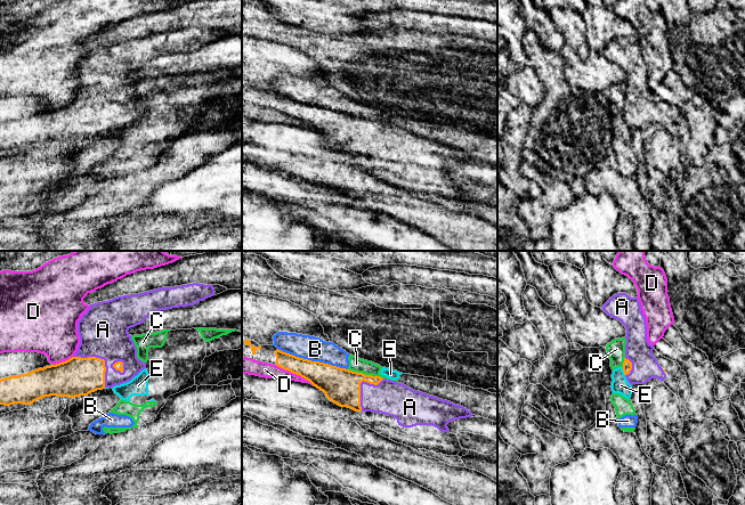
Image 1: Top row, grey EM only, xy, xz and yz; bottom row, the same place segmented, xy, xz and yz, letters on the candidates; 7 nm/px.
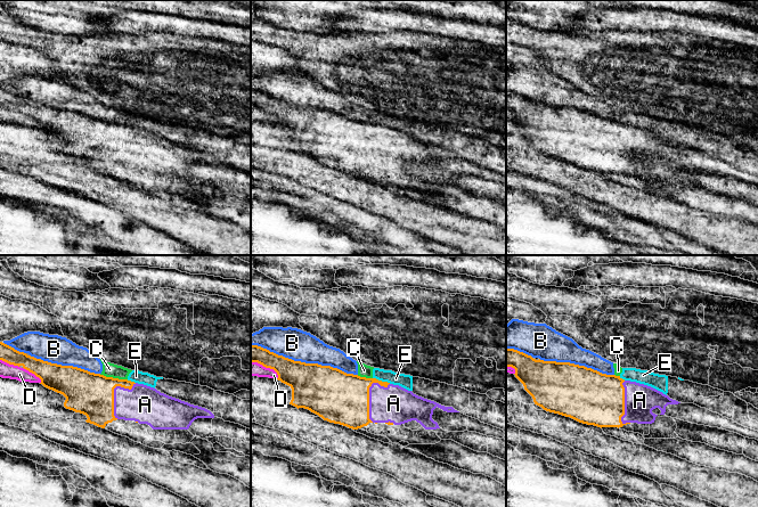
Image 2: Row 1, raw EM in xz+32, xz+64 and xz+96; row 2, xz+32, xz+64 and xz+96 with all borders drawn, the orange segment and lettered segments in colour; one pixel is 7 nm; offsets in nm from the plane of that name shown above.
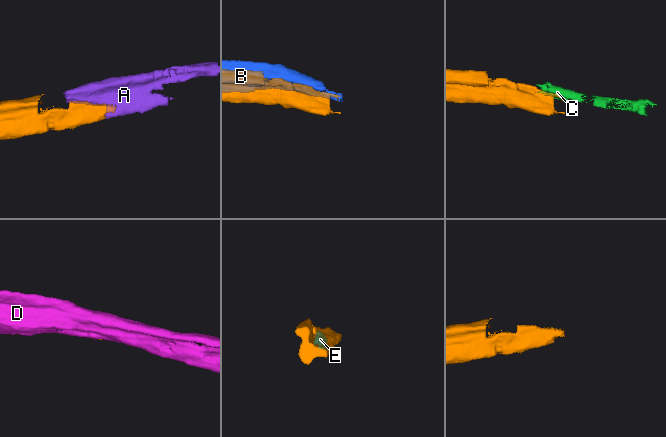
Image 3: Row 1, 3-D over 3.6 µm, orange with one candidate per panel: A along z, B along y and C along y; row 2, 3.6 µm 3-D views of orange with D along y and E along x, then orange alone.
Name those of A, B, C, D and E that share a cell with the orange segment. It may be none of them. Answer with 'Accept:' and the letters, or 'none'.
Accept: A

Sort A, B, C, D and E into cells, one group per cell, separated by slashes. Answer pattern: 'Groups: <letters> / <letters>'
Groups: A / B C E / D

